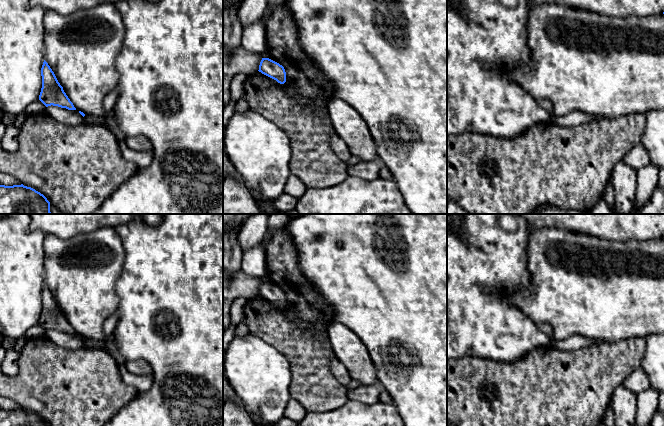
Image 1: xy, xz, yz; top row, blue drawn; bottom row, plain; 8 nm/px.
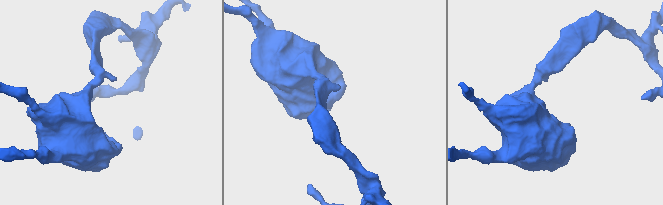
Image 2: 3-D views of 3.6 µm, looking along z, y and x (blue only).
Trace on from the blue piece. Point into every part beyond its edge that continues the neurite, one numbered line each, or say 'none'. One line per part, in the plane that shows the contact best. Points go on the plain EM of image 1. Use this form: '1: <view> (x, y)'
none

